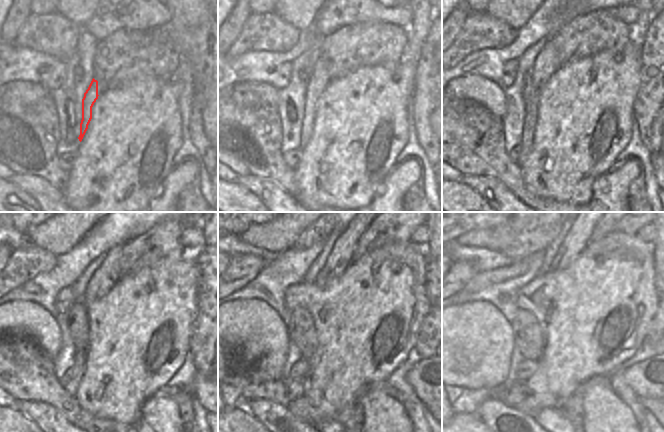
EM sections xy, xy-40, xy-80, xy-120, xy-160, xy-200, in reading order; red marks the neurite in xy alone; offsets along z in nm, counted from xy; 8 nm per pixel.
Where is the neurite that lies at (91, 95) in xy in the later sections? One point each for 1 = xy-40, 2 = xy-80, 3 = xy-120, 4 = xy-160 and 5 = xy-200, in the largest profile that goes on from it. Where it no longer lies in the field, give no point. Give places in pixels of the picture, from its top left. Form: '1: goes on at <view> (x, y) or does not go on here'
1: goes on at xy-40 (320, 76)
2: goes on at xy-80 (547, 62)
3: goes on at xy-120 (107, 274)
4: goes on at xy-160 (340, 257)
5: goes on at xy-200 (578, 237)

